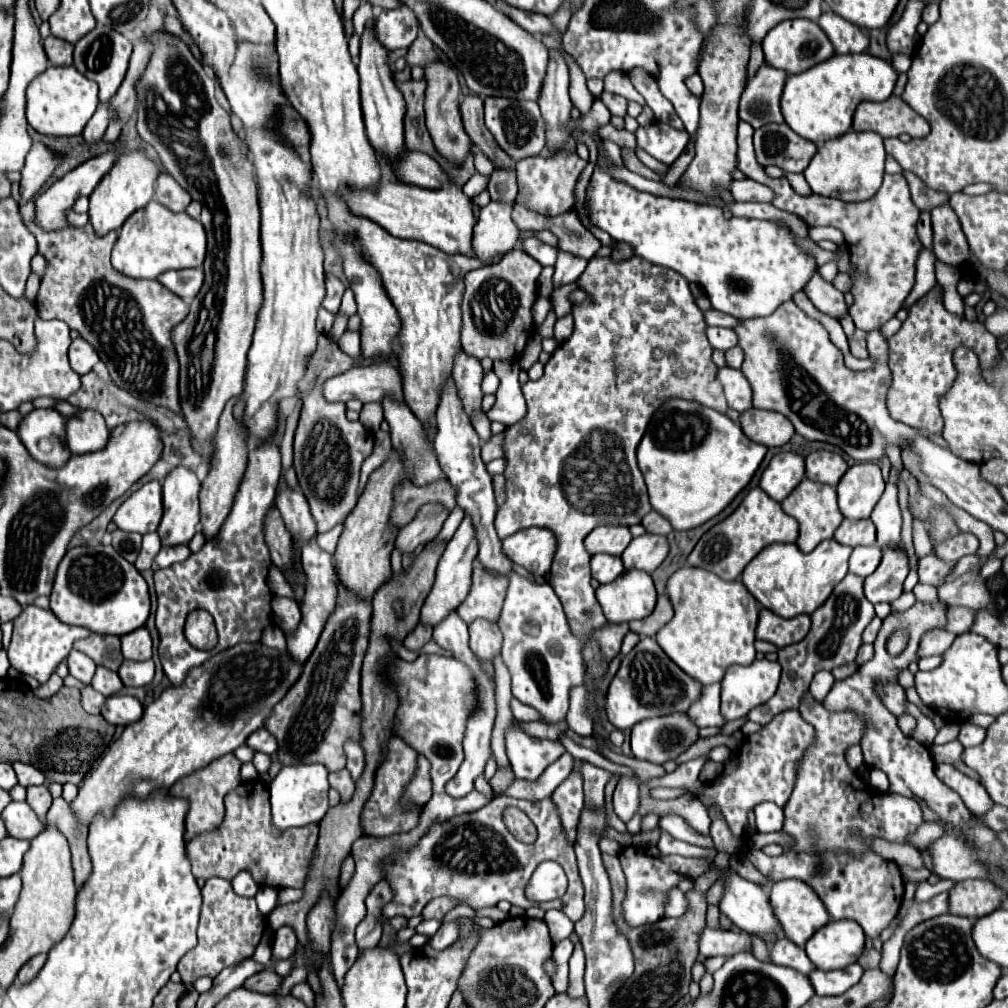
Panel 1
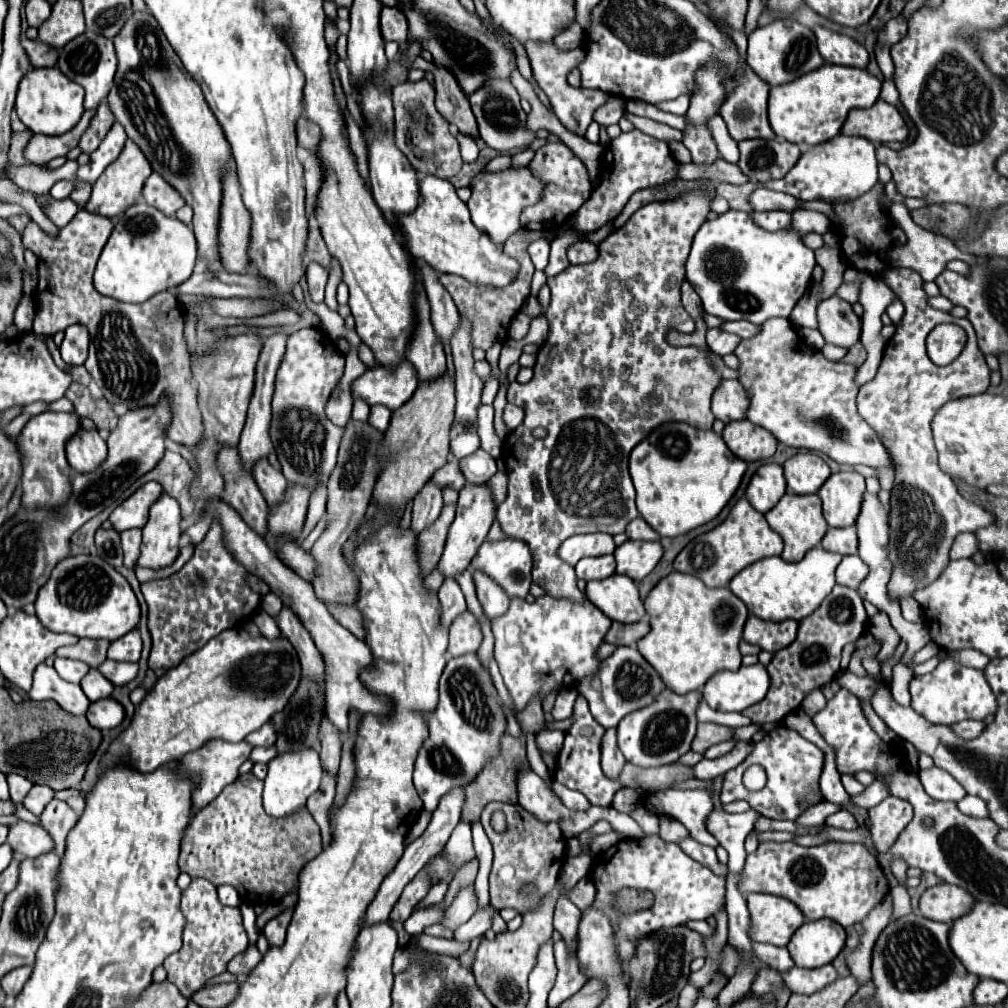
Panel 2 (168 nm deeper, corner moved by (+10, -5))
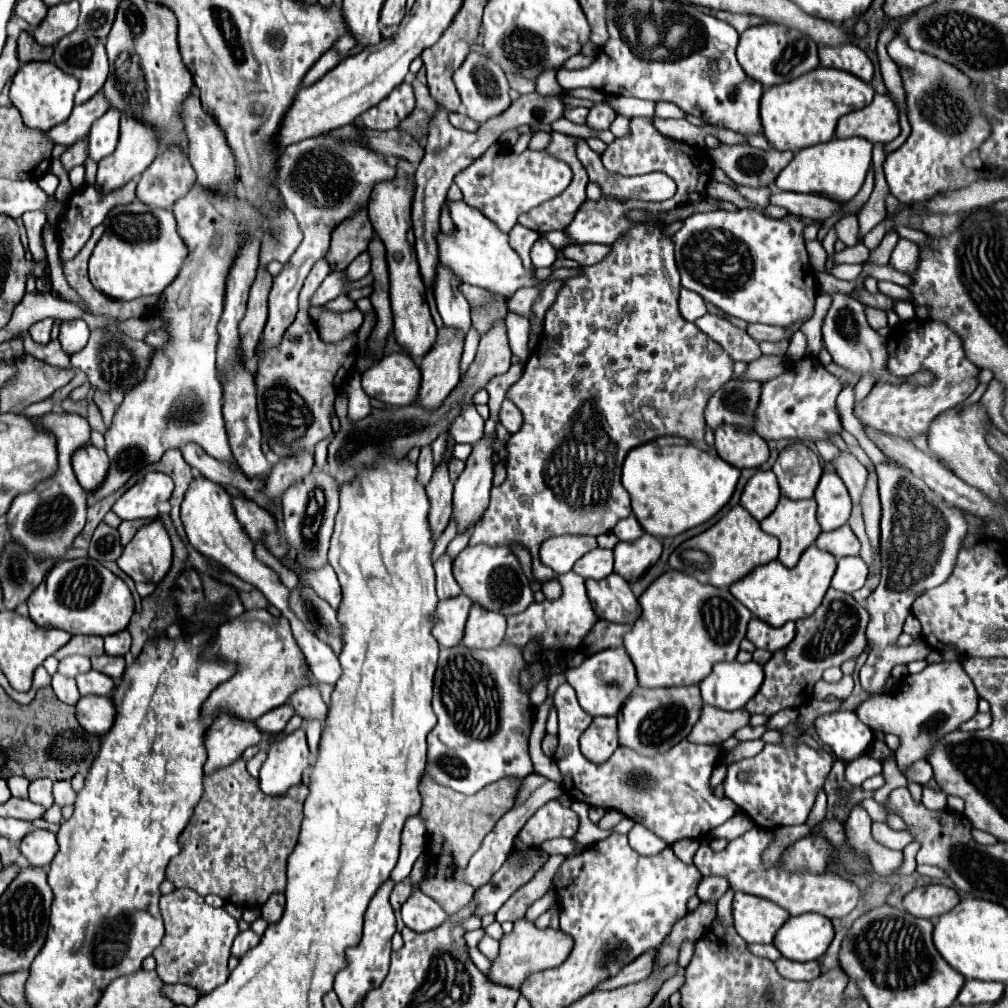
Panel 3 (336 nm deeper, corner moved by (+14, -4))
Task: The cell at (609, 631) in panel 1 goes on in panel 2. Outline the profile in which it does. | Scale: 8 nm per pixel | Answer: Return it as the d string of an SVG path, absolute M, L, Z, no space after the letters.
M546 594L532 604L512 600L504 618L492 622L492 632L496 638L494 656L516 710L524 710L534 696L544 698L552 690L574 686L580 678L592 676L600 664L596 650L604 642L610 624L612 622L586 598L572 602Z

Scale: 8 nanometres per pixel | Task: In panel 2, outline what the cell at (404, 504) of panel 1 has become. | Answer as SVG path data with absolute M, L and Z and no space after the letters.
M448 460L442 468L438 468L438 470L434 472L434 482L436 482L440 488L442 488L444 484L448 484L448 486L460 490L460 488L466 484L466 478L464 478L464 474L462 474L462 470L460 470L460 466L458 466L458 460Z

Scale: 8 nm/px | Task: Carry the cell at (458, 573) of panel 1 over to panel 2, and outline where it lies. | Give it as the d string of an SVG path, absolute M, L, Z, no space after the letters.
M466 484L460 490L456 518L450 526L446 548L438 562L438 568L444 572L444 576L456 576L458 572L462 572L470 566L472 558L476 556L476 550L486 540L486 534L494 522L494 512L496 512L496 504L494 504L494 496L492 496L492 490L488 488L488 484Z

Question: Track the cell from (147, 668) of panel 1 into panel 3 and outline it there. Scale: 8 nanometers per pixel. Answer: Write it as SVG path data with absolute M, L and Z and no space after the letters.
M100 655L100 657L92 657L92 669L100 671L112 679L120 679L126 669L126 663L124 663L124 657Z

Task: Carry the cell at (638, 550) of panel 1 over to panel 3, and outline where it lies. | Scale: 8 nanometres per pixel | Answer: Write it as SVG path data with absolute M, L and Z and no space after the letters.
M644 533L638 541L620 541L614 547L614 571L622 575L628 583L638 581L648 567L652 567L662 553L662 543L658 537Z

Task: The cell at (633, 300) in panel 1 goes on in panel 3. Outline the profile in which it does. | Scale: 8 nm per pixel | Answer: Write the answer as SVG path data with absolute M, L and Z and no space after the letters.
M636 223L634 227L624 231L624 235L620 235L610 245L610 253L600 263L596 263L592 267L582 267L576 277L564 281L564 285L560 287L560 293L556 295L556 301L550 305L548 313L544 315L544 331L540 335L536 349L530 353L530 359L526 361L522 379L518 383L514 383L506 393L506 397L522 411L524 423L522 423L520 431L510 435L510 439L506 443L508 477L500 487L492 487L490 505L488 505L484 517L474 527L472 537L470 537L470 545L522 543L532 555L532 575L538 581L550 581L556 577L556 573L552 569L548 569L546 565L542 565L542 561L538 557L538 549L540 549L542 541L556 537L556 535L594 535L594 537L598 537L602 533L610 533L620 519L624 519L632 513L630 495L622 487L622 481L620 481L622 463L624 463L624 457L628 455L630 449L638 447L640 443L648 443L652 439L658 439L662 435L680 435L686 439L704 439L704 429L706 429L704 407L706 407L708 399L726 381L732 379L732 363L734 361L728 357L728 353L718 343L714 343L708 335L704 335L694 323L682 319L682 315L678 311L680 287L682 287L680 273L678 273L678 267L674 261L674 239L672 239L672 235L666 235L666 225L652 225L652 223Z

